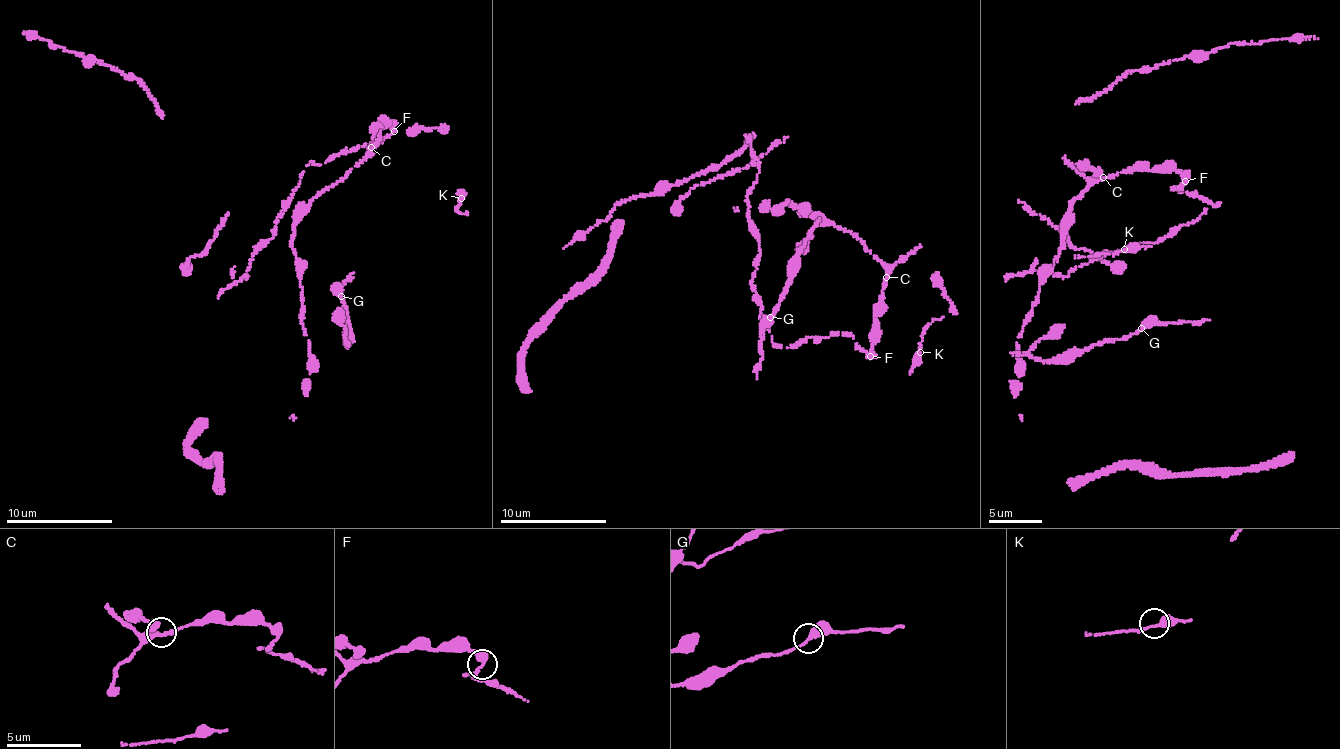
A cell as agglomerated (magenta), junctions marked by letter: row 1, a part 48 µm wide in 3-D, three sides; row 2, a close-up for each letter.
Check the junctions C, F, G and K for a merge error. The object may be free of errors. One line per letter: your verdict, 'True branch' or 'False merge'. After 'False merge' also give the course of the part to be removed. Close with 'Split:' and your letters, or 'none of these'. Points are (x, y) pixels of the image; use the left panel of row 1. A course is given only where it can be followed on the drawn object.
C: True branch
F: False merge. Course of the part to remove: (394, 131), (370, 147), (309, 165), (277, 217), (274, 235), (252, 256), (248, 276), (218, 298)
G: True branch
K: True branch
Split: F

